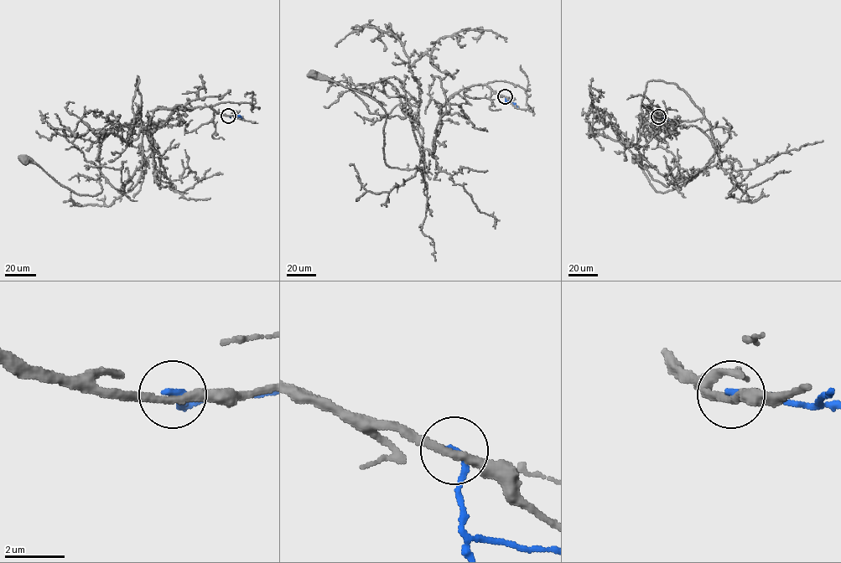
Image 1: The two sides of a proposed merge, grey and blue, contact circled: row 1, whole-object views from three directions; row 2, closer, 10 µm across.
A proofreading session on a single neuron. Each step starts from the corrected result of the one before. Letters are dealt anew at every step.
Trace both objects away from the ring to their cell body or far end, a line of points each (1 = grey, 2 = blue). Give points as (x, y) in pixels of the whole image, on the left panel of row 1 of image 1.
1: (229, 116), (177, 109), (152, 132), (153, 147), (138, 123), (115, 128), (100, 148), (95, 195), (24, 162)
2: (229, 116), (241, 118)

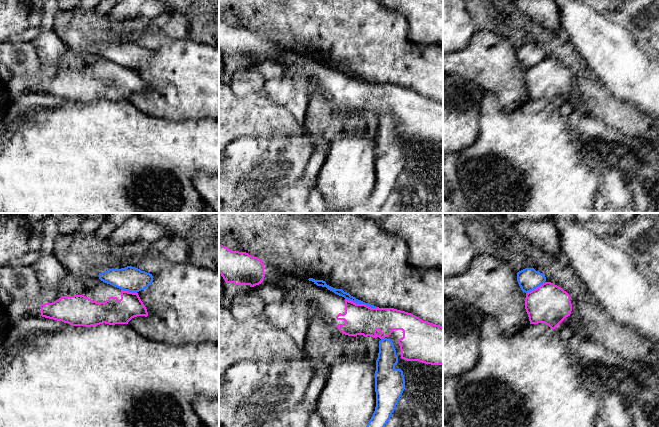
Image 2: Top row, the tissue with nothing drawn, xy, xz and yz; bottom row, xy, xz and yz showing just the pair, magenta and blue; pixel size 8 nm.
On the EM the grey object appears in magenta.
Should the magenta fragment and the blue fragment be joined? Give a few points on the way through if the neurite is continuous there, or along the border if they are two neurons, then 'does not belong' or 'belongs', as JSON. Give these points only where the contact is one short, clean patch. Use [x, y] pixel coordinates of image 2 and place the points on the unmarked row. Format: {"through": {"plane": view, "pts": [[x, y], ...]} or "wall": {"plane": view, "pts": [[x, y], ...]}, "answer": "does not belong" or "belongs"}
{"answer": "does not belong"}

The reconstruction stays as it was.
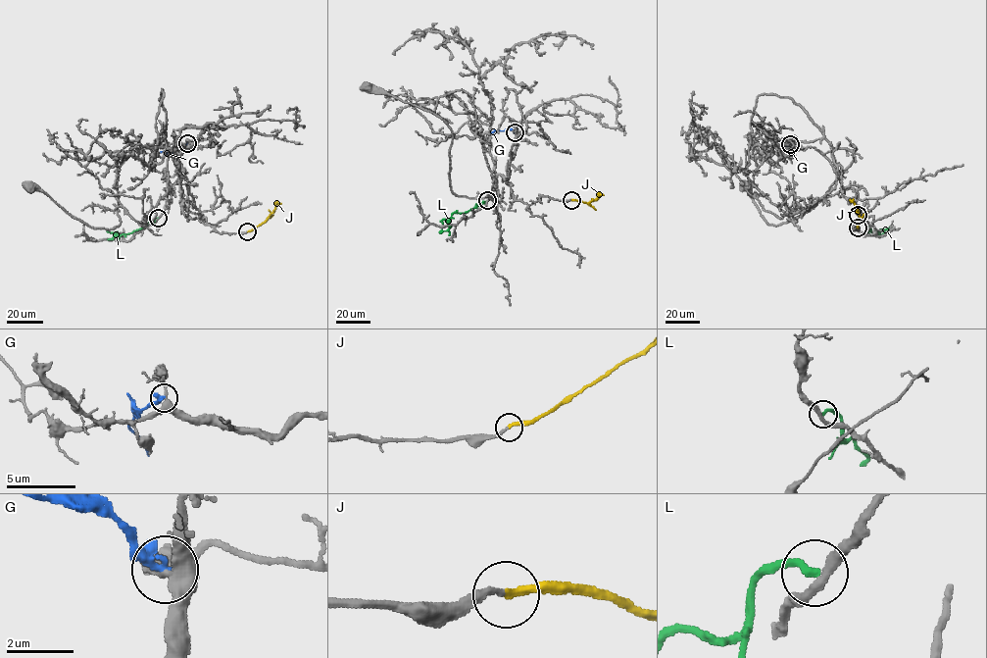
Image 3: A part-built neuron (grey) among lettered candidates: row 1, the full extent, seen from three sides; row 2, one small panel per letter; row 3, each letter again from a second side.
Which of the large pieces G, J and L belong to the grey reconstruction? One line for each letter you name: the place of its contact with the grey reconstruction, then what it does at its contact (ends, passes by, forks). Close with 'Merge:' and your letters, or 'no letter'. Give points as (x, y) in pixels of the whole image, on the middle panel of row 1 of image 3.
J: contact (571, 200); it ends
Merge: J

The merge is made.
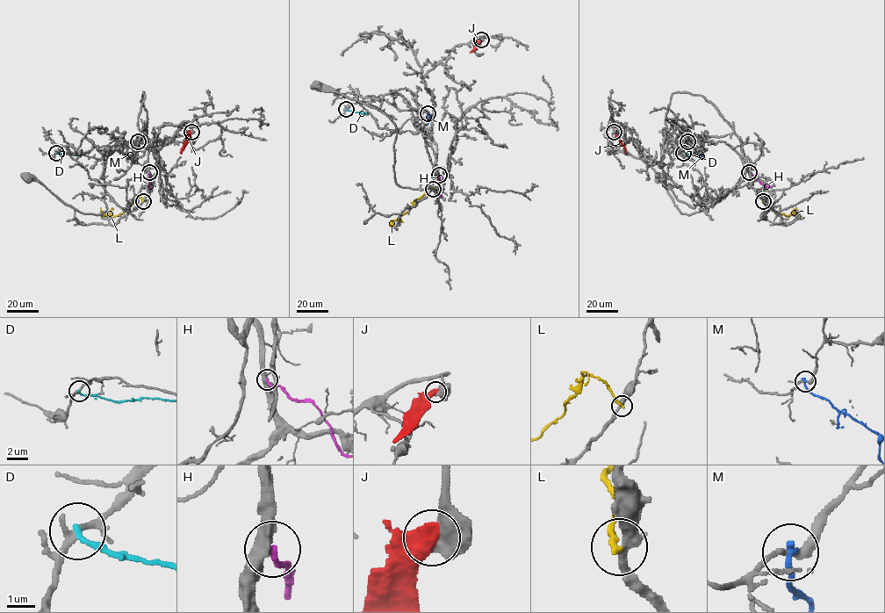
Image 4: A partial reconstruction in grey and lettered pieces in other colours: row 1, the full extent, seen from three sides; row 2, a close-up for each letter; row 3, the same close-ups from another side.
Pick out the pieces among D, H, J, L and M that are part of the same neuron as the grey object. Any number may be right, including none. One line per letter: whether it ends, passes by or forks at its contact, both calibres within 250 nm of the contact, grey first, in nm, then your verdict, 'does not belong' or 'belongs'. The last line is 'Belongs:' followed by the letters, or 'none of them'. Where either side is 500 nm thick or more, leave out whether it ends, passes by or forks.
D: it ends there; 190 nm thick on the grey side, 170 nm on the other; does not belong
H: it ends there; 460 nm thick on the grey side, 220 nm on the other; does not belong
J: 700 nm thick on the grey side, 600 nm on the other; does not belong
L: it ends there; 320 nm thick on the grey side, 260 nm on the other; does not belong
M: it ends there; 240 nm thick on the grey side, 240 nm on the other; does not belong
Belongs: none of them

